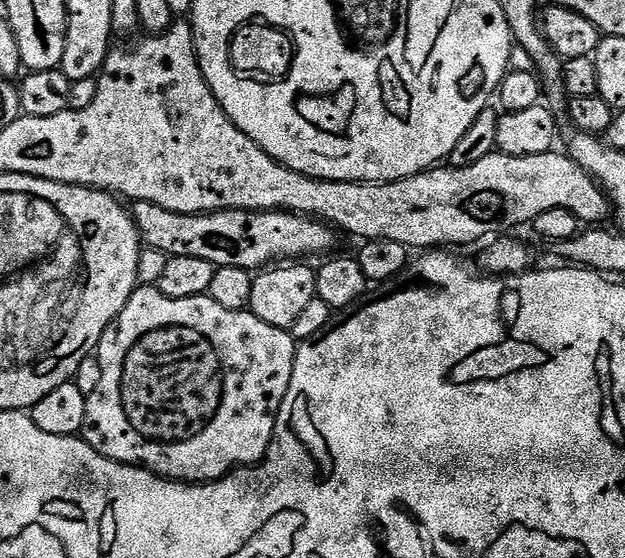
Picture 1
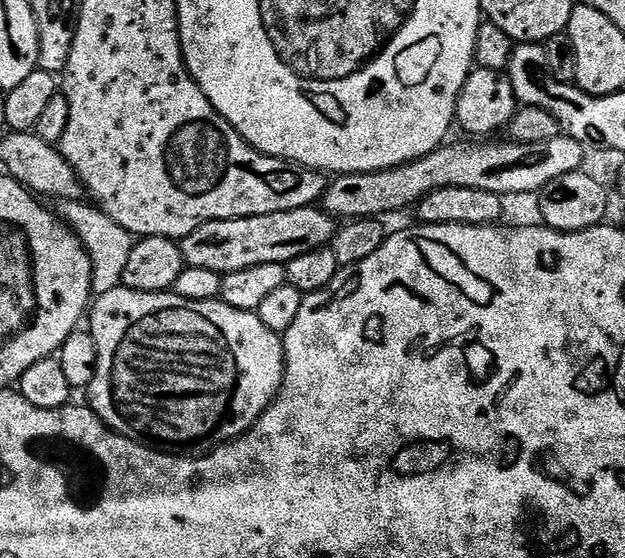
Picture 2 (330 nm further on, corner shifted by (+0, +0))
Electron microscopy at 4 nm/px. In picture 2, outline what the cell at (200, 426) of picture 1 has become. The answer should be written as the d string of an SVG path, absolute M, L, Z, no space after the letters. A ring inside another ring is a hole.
M119 287L110 290L106 294L96 296L90 308L90 320L92 325L90 331L94 342L98 346L98 366L92 379L92 383L86 389L89 396L90 407L96 417L107 424L113 432L131 440L141 441L158 452L180 453L180 454L208 454L212 449L227 444L230 440L249 432L251 428L260 421L260 416L271 406L276 395L280 393L280 387L284 381L284 341L281 333L274 330L266 330L262 326L259 315L255 312L243 312L234 310L223 300L187 300L176 295L175 291L166 292L139 292L133 288Z

